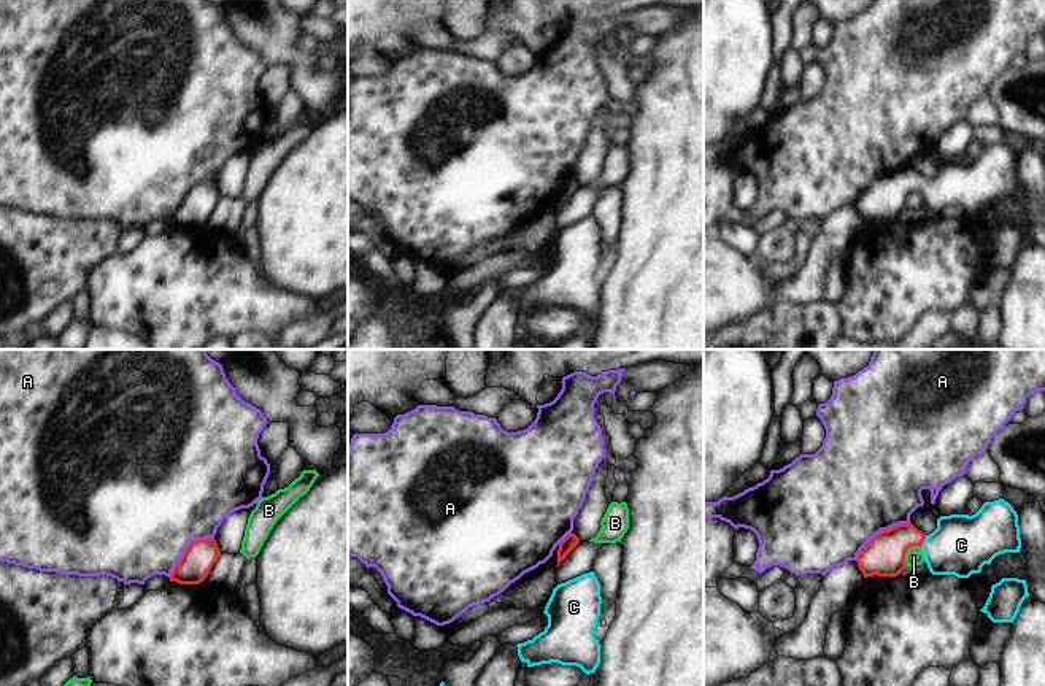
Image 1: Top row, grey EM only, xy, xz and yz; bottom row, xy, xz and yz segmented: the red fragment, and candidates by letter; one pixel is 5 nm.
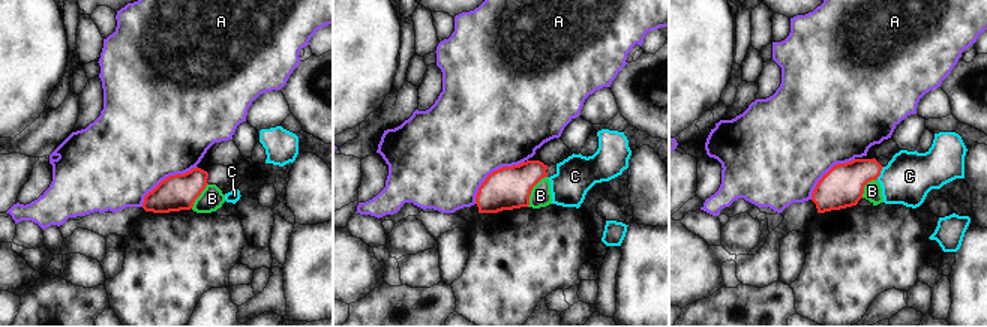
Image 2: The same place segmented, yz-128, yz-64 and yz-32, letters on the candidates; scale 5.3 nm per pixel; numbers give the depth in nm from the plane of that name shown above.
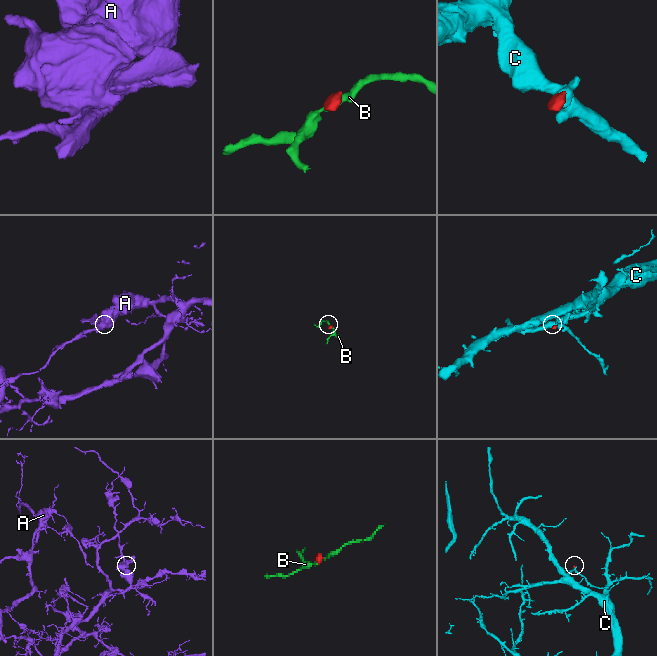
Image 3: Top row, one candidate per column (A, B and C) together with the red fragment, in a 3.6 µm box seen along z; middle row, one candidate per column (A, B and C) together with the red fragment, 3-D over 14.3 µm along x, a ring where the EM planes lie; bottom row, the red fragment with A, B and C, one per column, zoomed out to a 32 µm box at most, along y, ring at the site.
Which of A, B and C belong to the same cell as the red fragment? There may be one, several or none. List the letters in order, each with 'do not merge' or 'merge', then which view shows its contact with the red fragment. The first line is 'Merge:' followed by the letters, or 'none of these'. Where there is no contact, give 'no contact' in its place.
Merge: C
A: do not merge; meets red in yz
B: do not merge; meets red in yz
C: merge; meets red in yz

